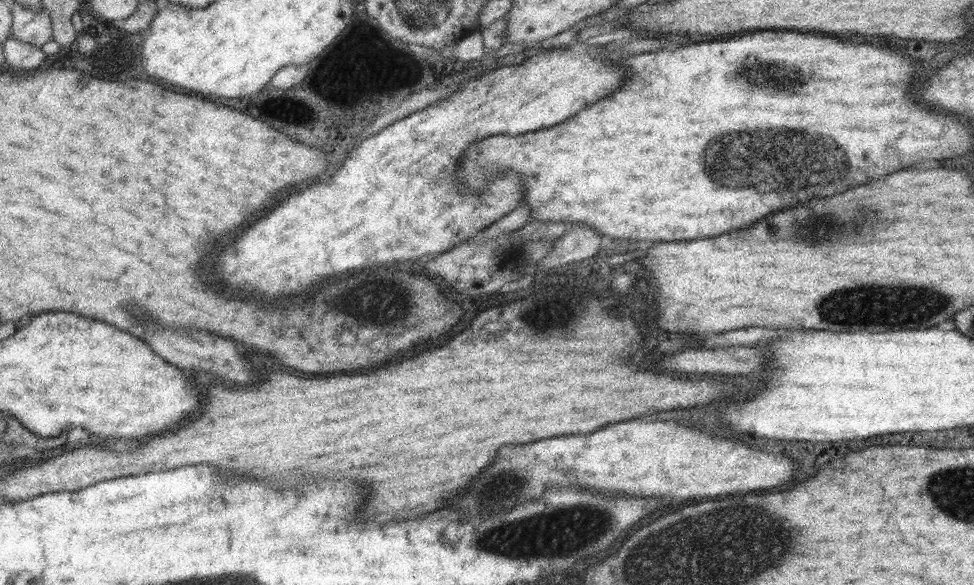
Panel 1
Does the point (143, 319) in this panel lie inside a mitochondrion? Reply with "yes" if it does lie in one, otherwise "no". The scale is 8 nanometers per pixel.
no

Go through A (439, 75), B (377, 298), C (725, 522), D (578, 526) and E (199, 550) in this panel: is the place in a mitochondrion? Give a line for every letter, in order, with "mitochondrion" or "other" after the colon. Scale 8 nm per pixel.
A: other
B: mitochondrion
C: mitochondrion
D: mitochondrion
E: other

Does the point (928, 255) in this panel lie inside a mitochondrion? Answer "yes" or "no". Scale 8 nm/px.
no

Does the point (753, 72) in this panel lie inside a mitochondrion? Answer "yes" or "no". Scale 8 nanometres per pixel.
yes

